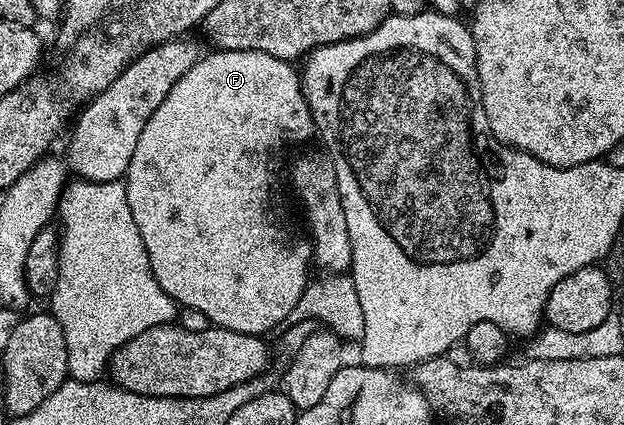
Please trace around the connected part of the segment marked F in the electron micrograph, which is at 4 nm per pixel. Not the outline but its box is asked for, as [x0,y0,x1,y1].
[124,49,316,337]

